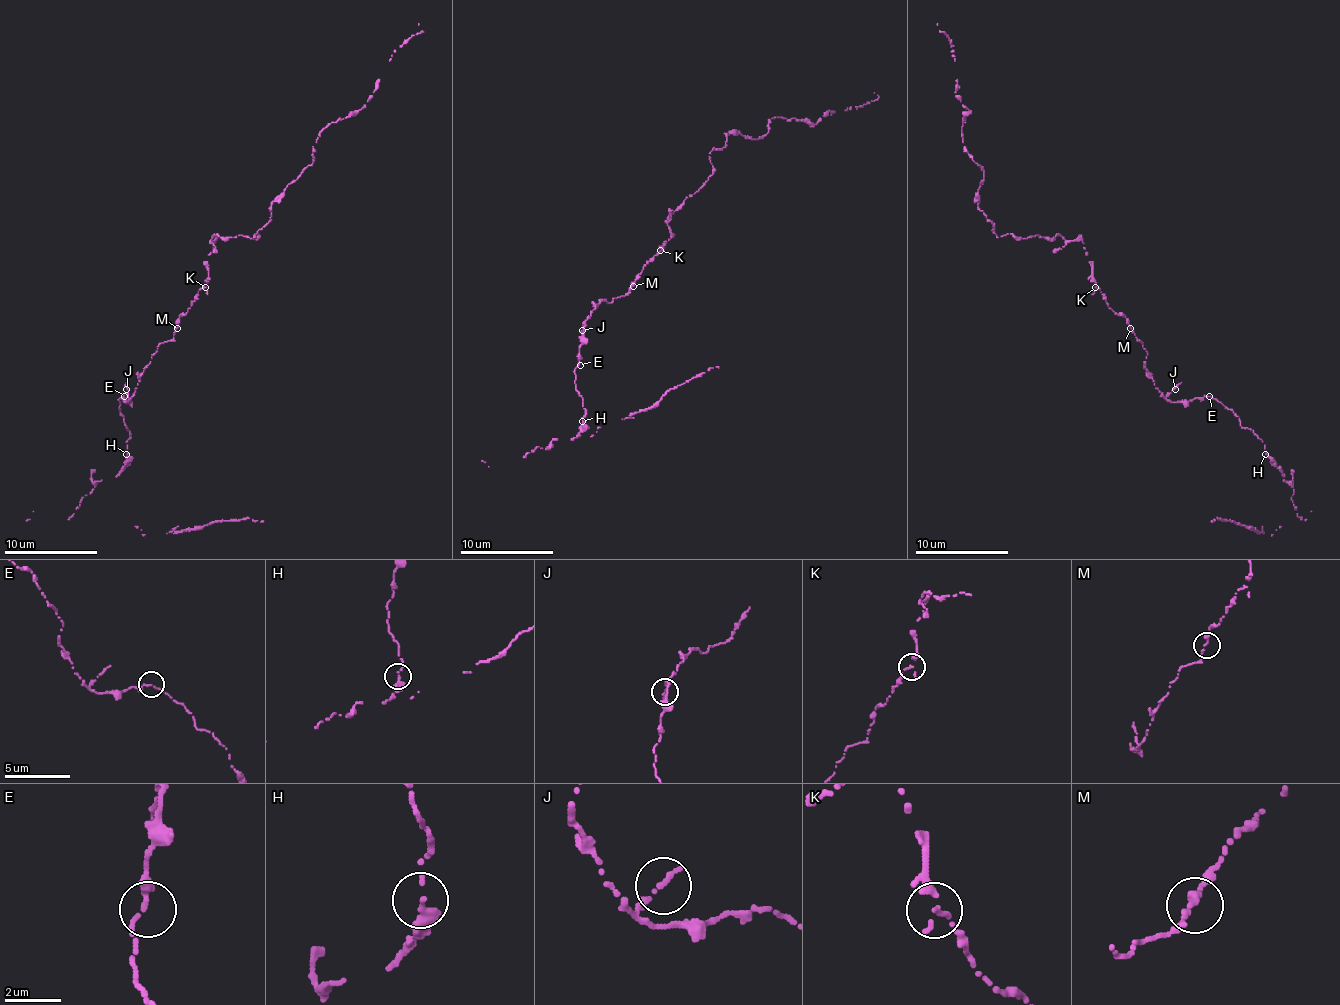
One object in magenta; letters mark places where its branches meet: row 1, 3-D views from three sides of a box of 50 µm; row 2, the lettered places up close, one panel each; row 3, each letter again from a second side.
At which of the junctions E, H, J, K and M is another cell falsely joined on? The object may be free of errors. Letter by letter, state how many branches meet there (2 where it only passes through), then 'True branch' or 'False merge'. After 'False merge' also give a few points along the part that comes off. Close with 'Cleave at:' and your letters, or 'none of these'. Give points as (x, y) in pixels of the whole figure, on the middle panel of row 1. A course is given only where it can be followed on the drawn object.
E: Branches: 2. True branch
H: Branches: 1. True branch
J: Branches: 1. True branch
K: Branches: 1. True branch
M: Branches: 2. True branch
Cleave at: none of these

